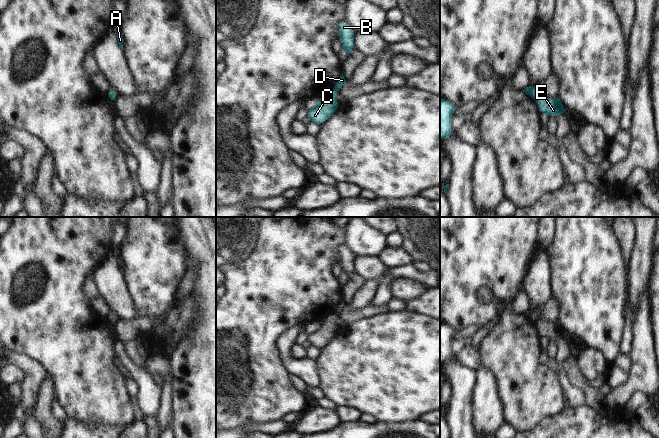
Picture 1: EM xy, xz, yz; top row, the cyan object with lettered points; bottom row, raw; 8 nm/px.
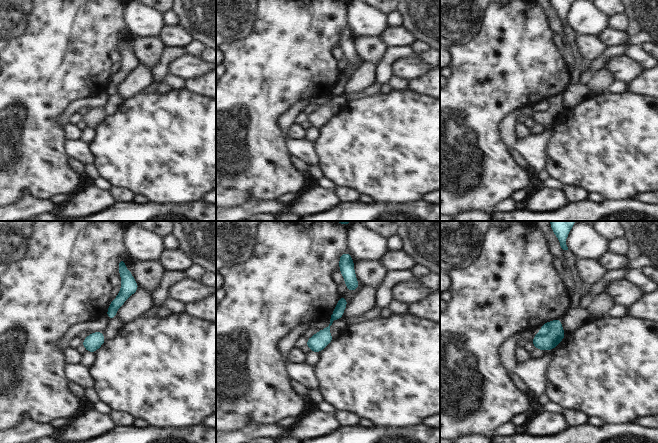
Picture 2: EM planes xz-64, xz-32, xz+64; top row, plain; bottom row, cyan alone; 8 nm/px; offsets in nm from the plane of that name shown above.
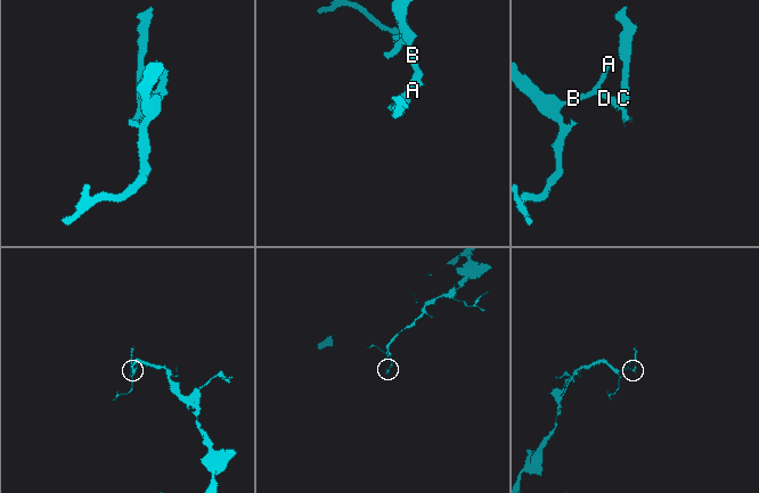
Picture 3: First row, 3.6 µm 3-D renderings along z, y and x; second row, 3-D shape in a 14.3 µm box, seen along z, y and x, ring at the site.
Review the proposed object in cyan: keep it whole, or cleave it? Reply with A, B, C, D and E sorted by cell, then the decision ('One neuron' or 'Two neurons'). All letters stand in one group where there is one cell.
Groups: A B D / C E. Two neurons.

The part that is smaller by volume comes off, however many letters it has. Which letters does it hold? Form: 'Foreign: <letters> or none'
Foreign: C, E

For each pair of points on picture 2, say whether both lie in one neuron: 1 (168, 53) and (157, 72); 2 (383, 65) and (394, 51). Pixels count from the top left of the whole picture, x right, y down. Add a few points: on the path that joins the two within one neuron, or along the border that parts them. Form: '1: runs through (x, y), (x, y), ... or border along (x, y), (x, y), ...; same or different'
1: runs through (166, 58), (162, 67); same
2: runs through (386, 62), (392, 54); same

